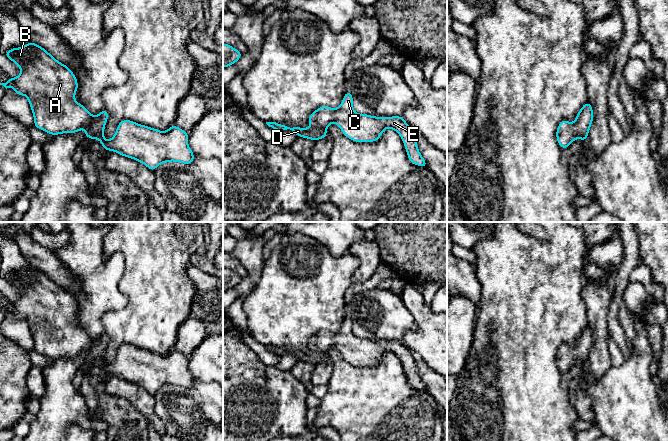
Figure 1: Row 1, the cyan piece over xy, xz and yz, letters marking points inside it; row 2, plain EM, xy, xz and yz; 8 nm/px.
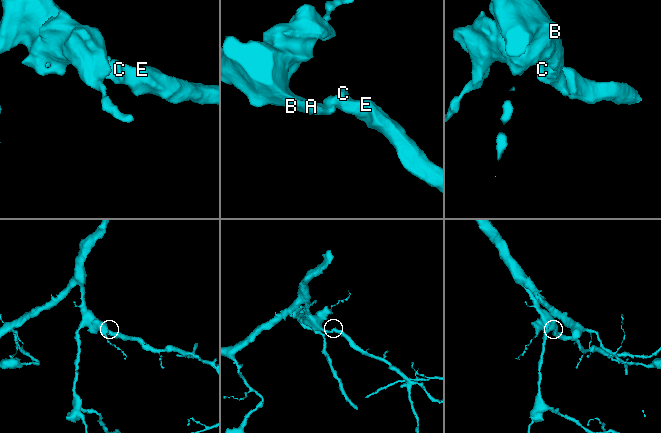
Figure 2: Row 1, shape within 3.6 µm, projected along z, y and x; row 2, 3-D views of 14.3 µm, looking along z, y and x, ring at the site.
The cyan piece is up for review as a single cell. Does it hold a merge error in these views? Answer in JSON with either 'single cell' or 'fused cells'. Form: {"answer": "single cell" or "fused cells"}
{"answer": "single cell"}

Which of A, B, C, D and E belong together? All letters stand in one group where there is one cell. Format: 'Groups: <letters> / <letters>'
Groups: A B C D E

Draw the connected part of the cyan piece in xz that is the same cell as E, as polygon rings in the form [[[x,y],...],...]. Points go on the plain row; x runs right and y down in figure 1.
[[[346,315],[342,327],[334,333],[321,330],[309,339],[309,352],[292,351],[266,346],[277,356],[293,355],[298,361],[317,365],[327,361],[326,353],[331,347],[336,347],[342,357],[355,366],[378,365],[385,353],[395,354],[401,361],[409,385],[417,390],[427,392],[427,387],[418,374],[417,364],[402,340],[376,341],[369,338],[359,338],[353,333],[353,319]]]

